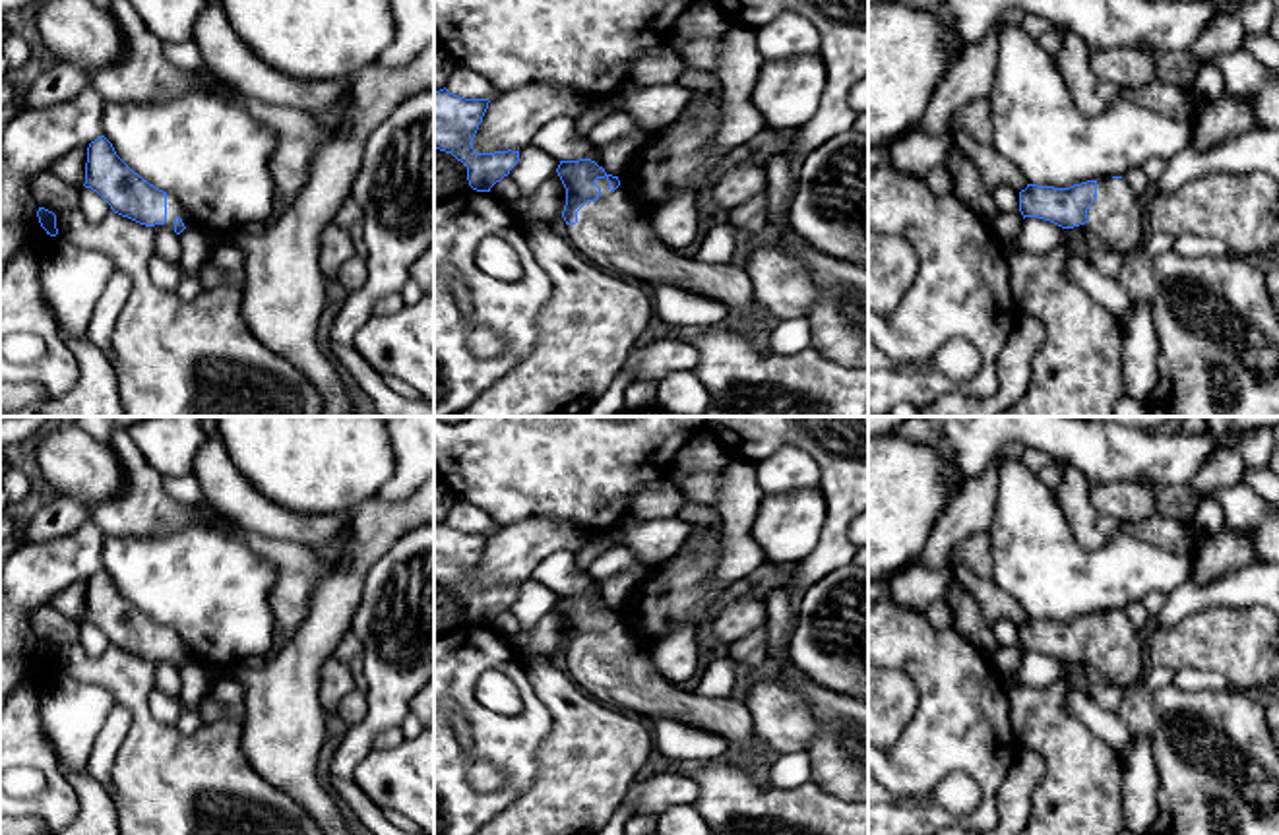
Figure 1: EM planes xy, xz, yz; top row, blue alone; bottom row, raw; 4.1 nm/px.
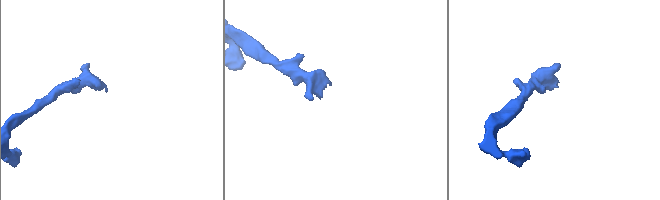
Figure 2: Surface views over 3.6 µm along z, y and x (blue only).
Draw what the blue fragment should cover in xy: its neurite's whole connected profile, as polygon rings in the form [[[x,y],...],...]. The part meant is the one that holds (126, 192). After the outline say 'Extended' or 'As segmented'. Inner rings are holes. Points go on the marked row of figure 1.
[[[105,136],[87,147],[83,186],[97,192],[114,213],[151,227],[155,232],[174,231],[180,234],[192,225],[180,201],[134,172]]]. Extended

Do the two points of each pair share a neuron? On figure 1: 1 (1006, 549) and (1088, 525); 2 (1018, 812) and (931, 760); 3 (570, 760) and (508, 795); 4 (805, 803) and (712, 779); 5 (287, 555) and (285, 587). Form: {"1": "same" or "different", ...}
{"1": "different", "2": "different", "3": "different", "4": "same", "5": "same"}

